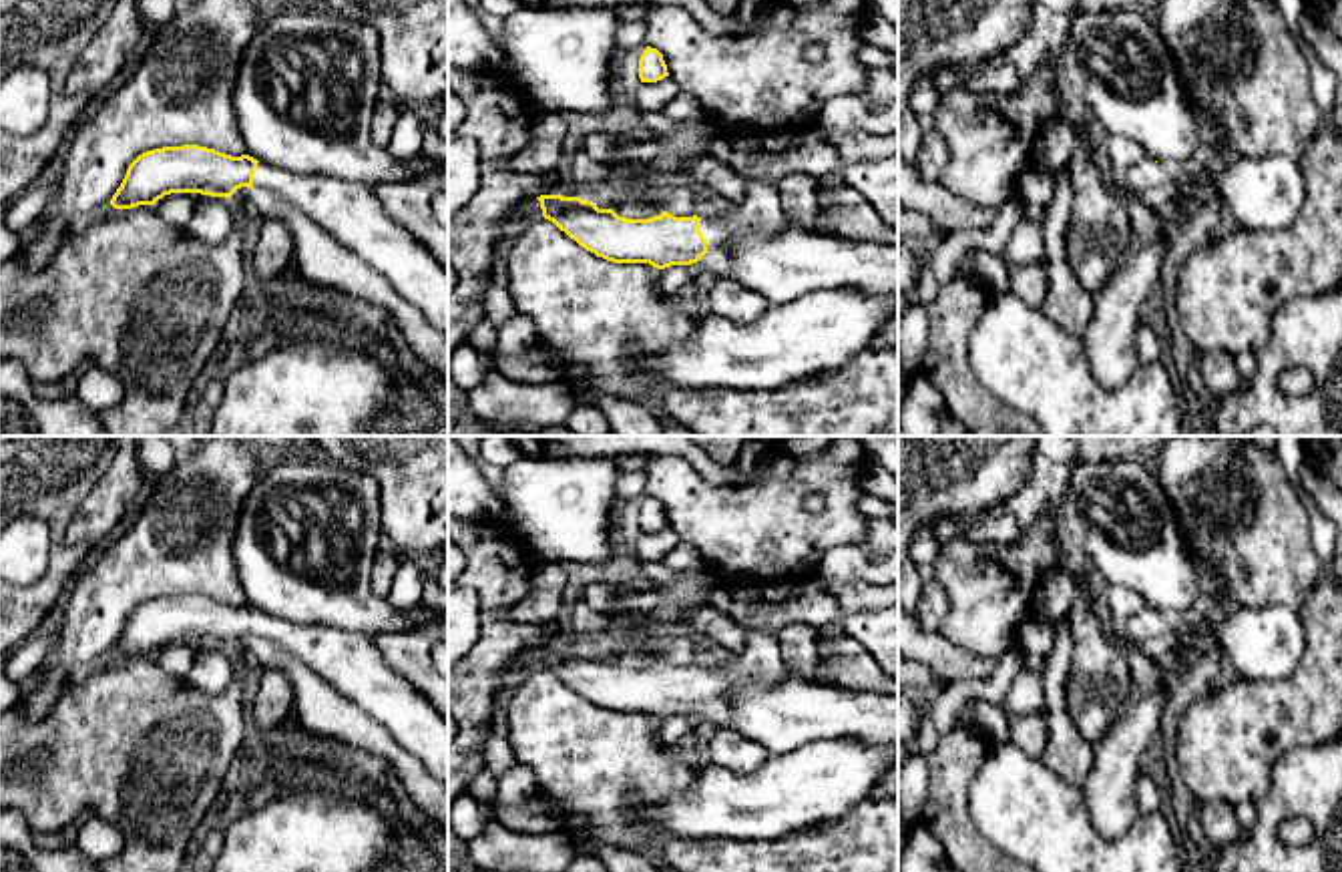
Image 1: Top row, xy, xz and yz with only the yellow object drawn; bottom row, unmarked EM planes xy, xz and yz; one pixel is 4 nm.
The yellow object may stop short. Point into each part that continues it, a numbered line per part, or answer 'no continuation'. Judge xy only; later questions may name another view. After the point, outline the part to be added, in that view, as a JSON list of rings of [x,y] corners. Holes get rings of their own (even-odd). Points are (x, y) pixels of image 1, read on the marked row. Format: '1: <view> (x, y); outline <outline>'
1: xy (348, 211); outline [[[257,163],[253,187],[295,205],[340,245],[358,253],[448,338],[448,271],[394,223],[370,187]]]

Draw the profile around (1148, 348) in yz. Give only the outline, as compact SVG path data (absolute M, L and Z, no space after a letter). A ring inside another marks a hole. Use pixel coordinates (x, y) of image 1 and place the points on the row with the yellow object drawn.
M1139 319L1135 330L1135 354L1139 364L1151 364L1159 360L1161 354L1157 334L1143 319Z

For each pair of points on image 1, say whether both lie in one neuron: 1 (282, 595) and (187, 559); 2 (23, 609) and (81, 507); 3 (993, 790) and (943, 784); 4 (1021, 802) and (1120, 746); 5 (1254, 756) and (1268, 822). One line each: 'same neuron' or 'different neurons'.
1: different neurons
2: same neuron
3: different neurons
4: different neurons
5: different neurons

